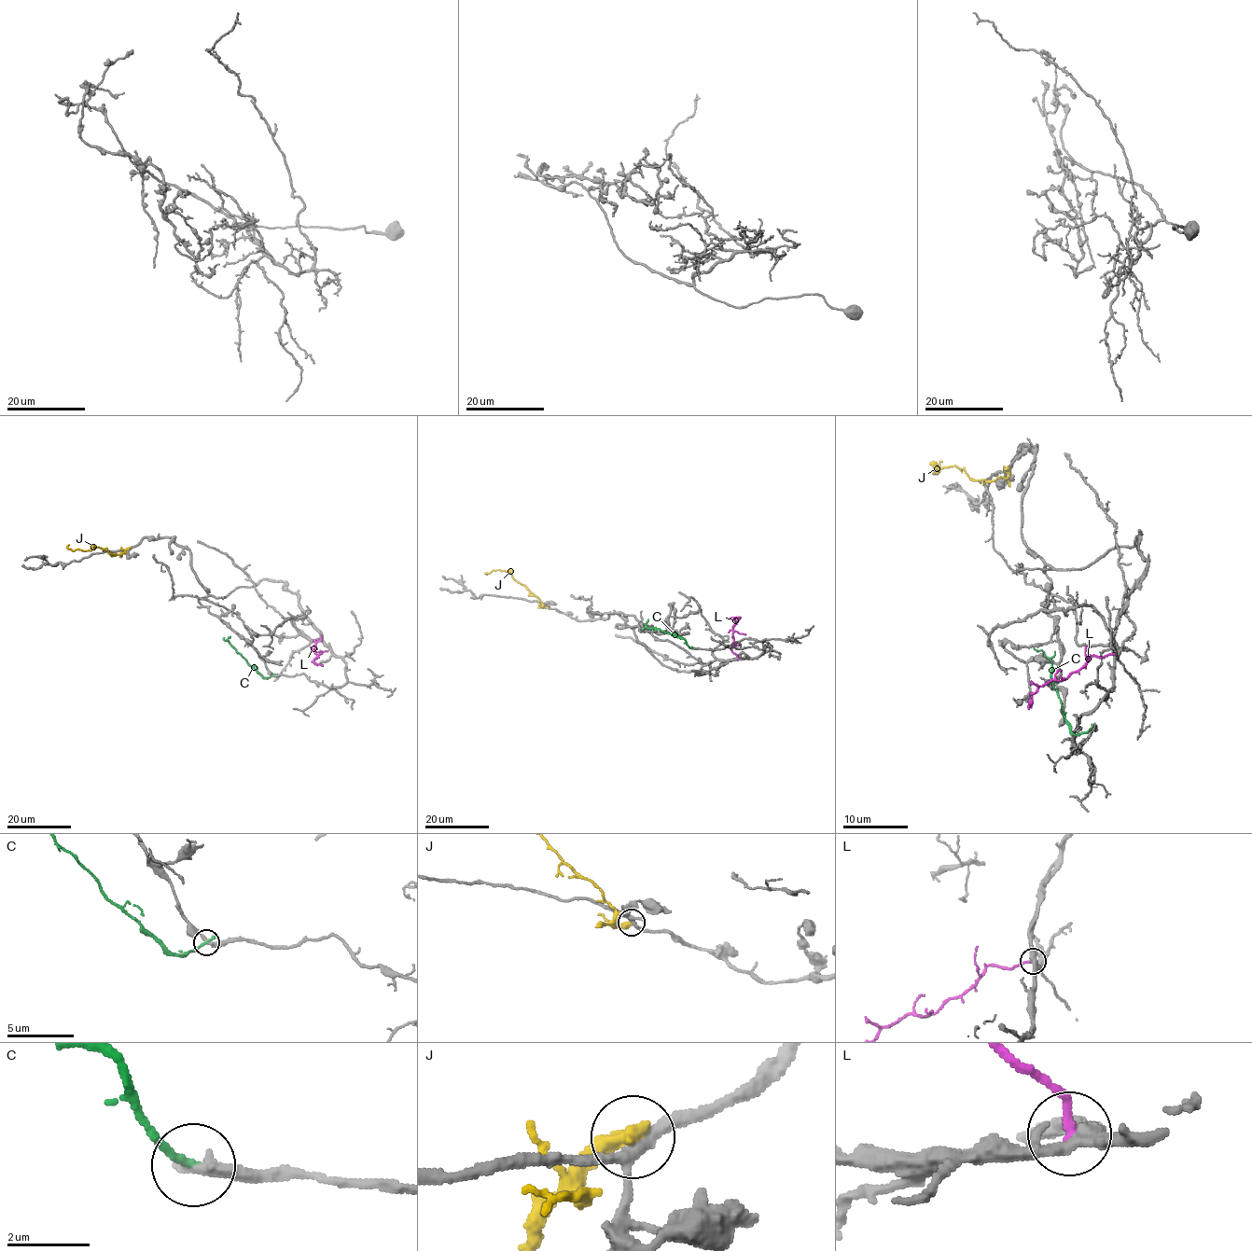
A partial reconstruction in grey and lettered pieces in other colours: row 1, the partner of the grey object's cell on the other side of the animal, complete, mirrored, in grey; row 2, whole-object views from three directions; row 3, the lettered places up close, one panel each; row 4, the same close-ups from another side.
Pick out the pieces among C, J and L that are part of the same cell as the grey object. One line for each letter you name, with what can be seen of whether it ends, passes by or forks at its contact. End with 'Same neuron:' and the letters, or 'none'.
Same neuron: none

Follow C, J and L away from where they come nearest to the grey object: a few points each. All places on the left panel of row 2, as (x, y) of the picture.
C: (272, 674), (268, 678), (261, 675), (230, 644), (228, 637), (230, 635)
J: (129, 548), (121, 554), (110, 553), (106, 548), (74, 550), (67, 548), (68, 545)
L: (320, 639), (313, 640), (317, 657), (314, 662), (322, 666)

